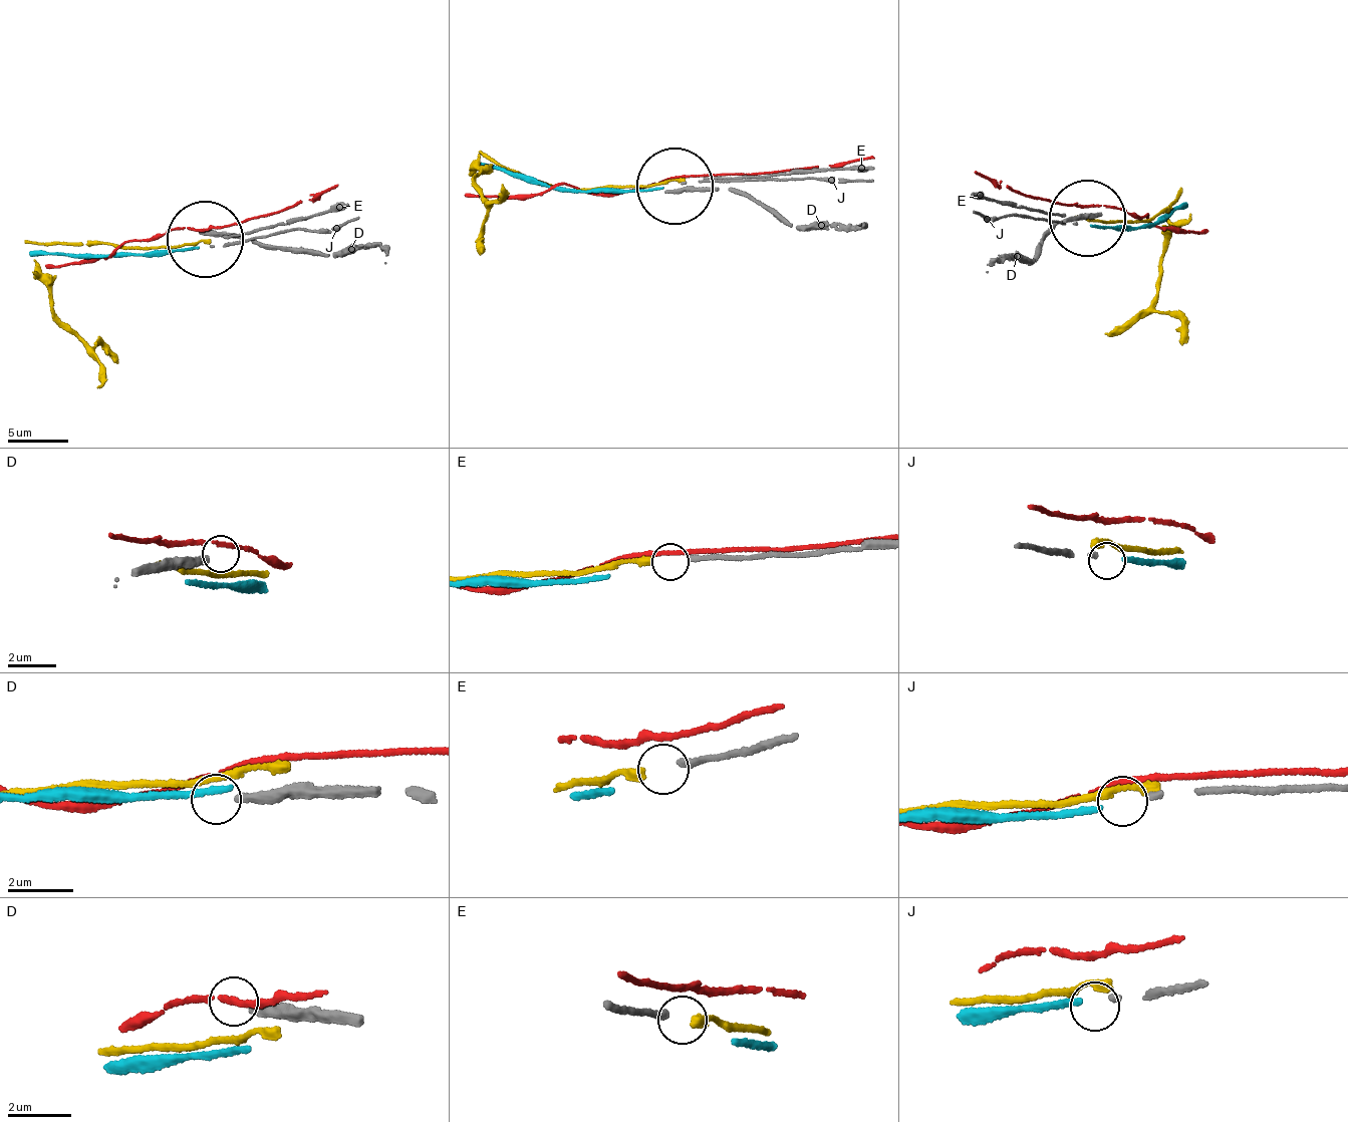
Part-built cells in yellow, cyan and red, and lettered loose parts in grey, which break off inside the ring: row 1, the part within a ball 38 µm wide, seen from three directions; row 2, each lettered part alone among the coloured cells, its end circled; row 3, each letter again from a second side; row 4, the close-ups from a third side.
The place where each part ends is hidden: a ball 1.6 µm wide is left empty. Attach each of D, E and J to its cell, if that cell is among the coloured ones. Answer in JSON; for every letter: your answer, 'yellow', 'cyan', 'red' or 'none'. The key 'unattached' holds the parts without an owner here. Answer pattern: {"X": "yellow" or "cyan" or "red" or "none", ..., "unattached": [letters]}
{"D": "none", "E": "yellow", "J": "cyan", "unattached": ["D"]}

